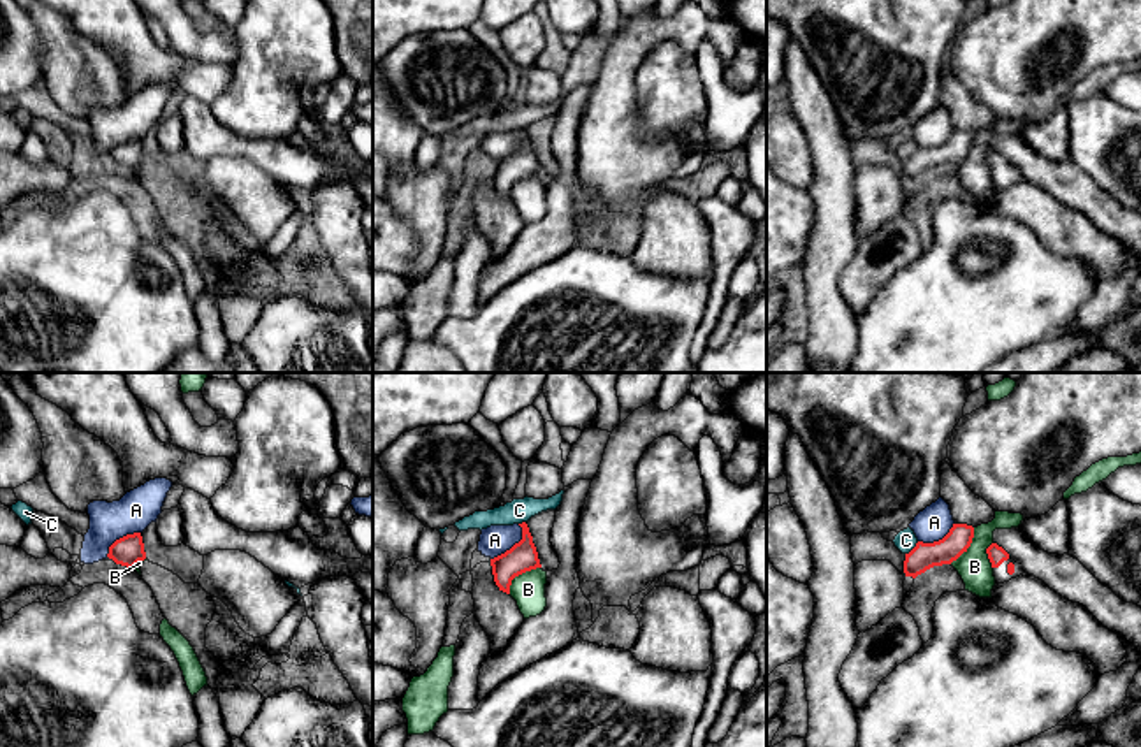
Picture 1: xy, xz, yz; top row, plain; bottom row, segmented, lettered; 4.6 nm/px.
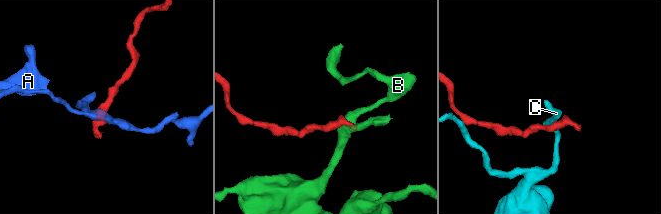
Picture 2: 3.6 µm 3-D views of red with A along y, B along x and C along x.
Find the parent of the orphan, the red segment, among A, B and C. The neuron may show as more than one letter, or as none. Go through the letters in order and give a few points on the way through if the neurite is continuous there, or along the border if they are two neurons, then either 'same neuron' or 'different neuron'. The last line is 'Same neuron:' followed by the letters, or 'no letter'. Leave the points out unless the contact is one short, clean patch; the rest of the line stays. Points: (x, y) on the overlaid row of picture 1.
A: along xz (519, 524), (521, 538), (491, 559) | different neuron
B: along xz (540, 566), (519, 573), (512, 580), (508, 593) | different neuron
C: along yz (918, 542), (906, 554) | different neuron
Same neuron: no letter

